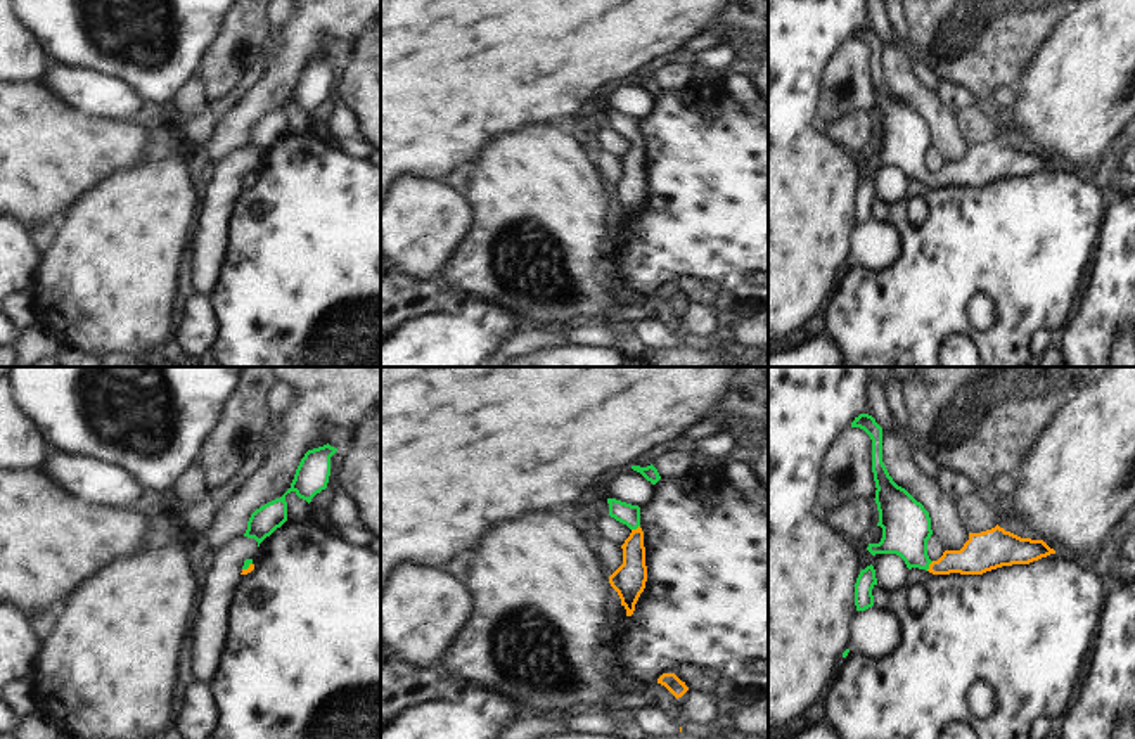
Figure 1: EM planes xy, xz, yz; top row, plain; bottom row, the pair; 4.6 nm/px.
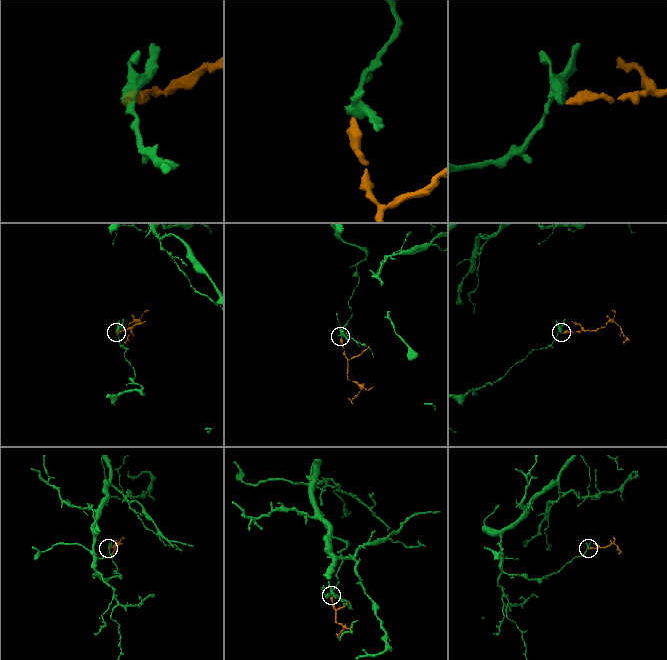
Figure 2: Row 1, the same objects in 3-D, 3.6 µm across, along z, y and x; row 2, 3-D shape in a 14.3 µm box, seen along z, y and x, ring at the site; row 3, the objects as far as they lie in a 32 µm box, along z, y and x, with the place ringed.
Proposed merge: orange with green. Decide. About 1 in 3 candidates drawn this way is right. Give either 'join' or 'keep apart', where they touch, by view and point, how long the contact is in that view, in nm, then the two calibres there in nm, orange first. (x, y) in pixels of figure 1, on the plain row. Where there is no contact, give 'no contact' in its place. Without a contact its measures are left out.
join | yz (929, 179) | 60 nm | 180/220 nm

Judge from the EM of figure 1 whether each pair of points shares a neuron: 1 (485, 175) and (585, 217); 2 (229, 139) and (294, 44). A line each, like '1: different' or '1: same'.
1: same
2: same

